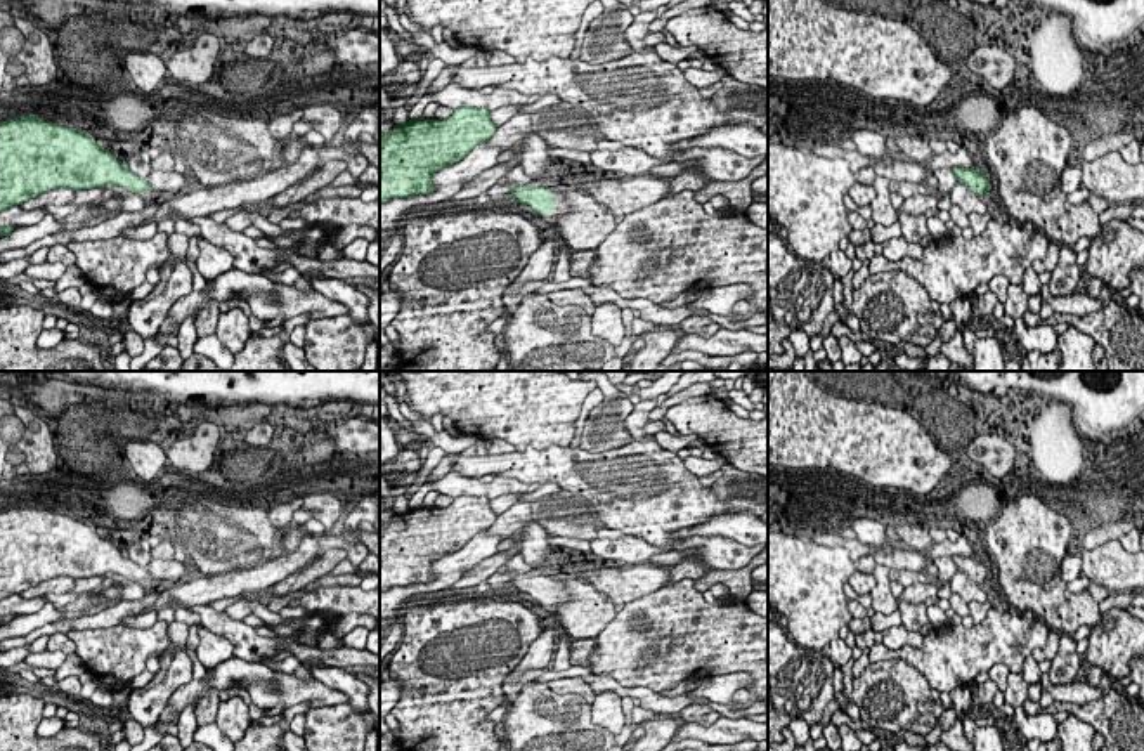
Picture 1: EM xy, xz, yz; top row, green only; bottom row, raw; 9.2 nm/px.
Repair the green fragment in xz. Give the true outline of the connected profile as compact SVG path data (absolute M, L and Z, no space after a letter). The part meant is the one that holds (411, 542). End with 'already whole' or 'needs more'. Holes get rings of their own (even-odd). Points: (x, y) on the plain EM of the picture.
M461 494L445 508L409 508L395 513L390 522L380 522L380 593L392 586L409 586L433 579L432 564L461 550L478 532L496 522L487 496Z; already whole

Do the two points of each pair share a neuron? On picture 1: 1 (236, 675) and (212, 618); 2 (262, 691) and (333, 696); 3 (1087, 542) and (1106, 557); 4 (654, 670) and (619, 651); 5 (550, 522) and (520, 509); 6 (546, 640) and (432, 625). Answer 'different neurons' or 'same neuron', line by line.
1: different neurons
2: same neuron
3: different neurons
4: same neuron
5: different neurons
6: different neurons

